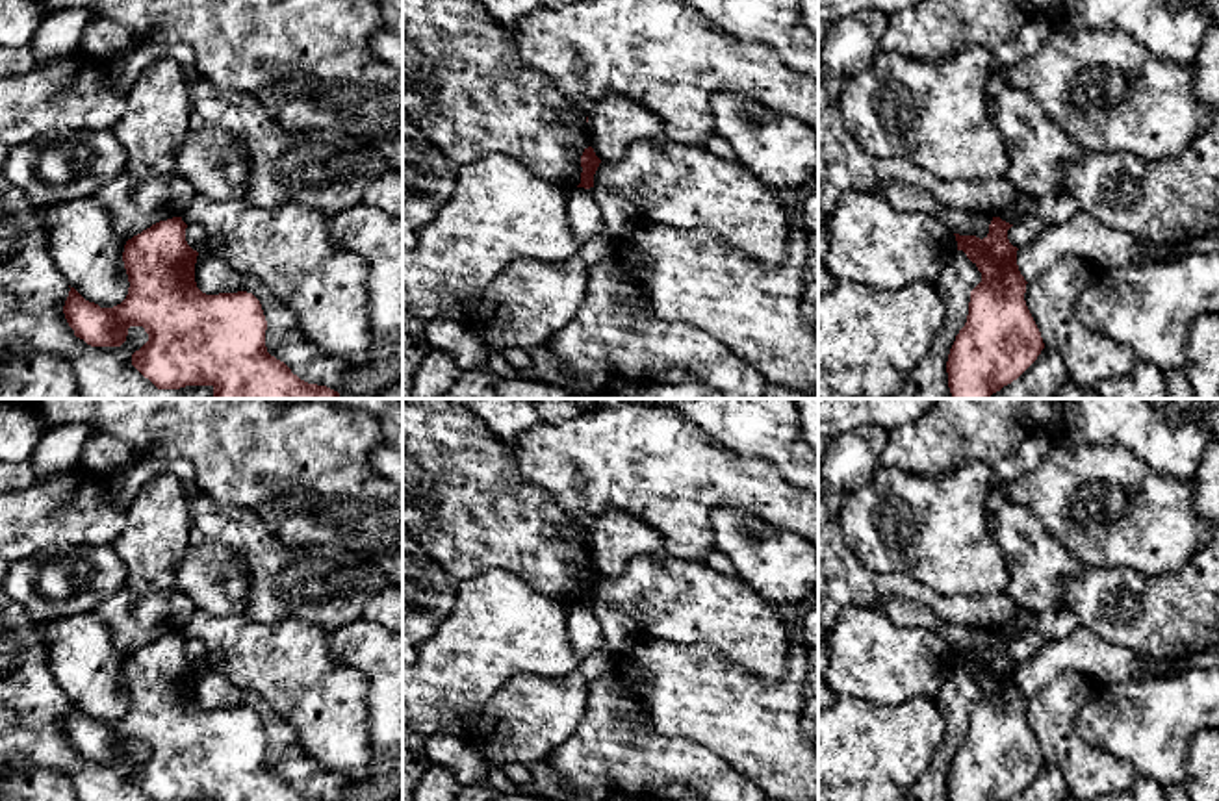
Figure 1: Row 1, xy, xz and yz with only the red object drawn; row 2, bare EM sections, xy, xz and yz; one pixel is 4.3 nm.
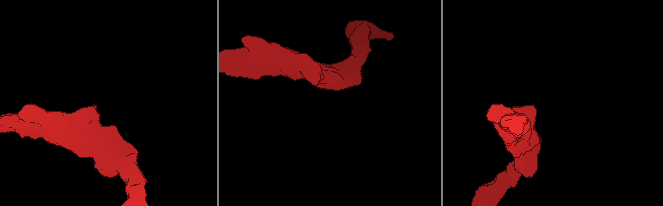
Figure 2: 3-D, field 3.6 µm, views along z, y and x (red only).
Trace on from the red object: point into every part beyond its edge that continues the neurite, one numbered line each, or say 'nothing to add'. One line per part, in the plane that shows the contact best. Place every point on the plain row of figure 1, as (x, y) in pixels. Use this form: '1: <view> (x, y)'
nothing to add

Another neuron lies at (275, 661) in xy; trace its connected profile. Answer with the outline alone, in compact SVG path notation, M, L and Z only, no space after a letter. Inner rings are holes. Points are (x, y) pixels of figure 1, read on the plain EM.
M234 606L225 616L195 610L180 632L206 645L202 668L221 671L234 686L262 695L299 732L304 753L343 779L347 788L358 788L371 777L369 680L334 658L328 630L297 619L262 625L243 606Z

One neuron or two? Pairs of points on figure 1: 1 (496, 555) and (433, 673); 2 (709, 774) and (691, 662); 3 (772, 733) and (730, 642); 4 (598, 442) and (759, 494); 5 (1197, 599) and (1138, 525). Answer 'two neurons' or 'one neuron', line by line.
1: two neurons
2: two neurons
3: two neurons
4: one neuron
5: two neurons

